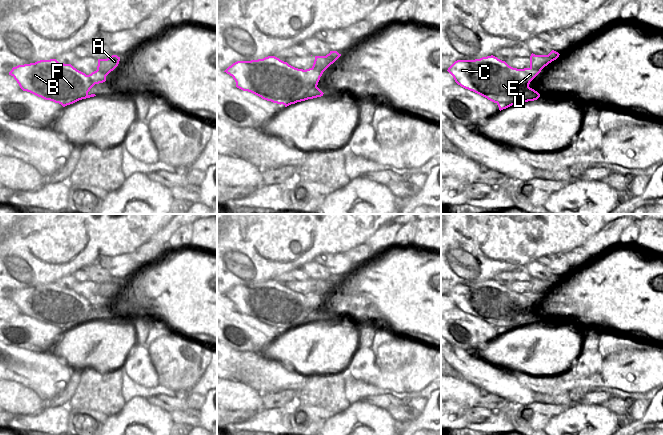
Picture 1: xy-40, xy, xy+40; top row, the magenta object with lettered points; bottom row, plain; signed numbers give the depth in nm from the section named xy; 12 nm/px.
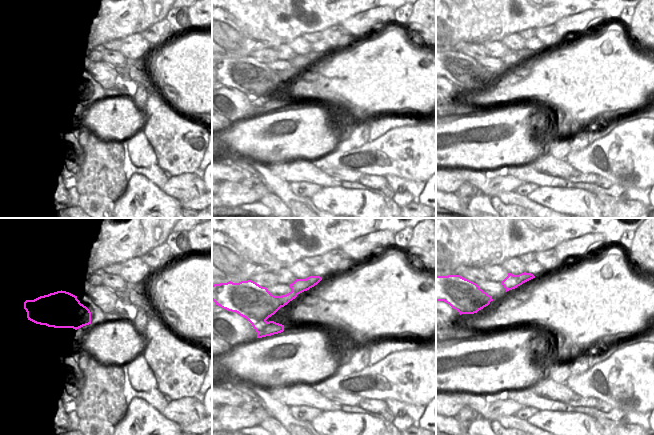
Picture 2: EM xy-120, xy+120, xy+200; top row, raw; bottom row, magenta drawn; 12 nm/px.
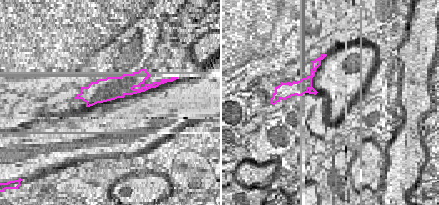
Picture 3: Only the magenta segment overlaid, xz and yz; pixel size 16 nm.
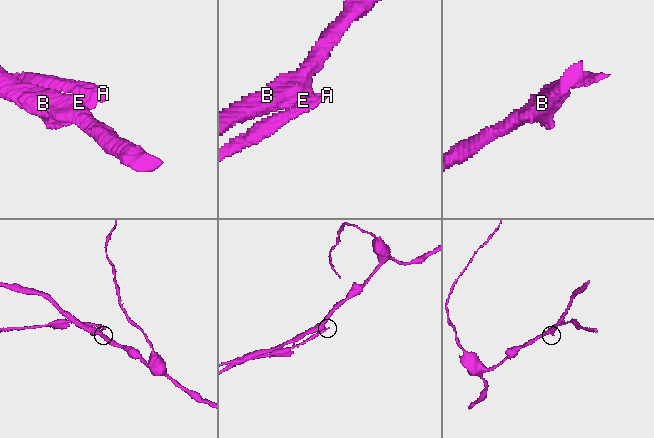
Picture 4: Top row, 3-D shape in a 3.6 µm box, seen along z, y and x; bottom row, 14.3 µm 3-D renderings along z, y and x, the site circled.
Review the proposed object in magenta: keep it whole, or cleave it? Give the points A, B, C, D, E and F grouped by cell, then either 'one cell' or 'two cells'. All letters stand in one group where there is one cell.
groups A / B C D E F; two cells

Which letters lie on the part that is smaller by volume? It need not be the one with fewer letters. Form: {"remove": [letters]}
{"remove": ["A"]}

